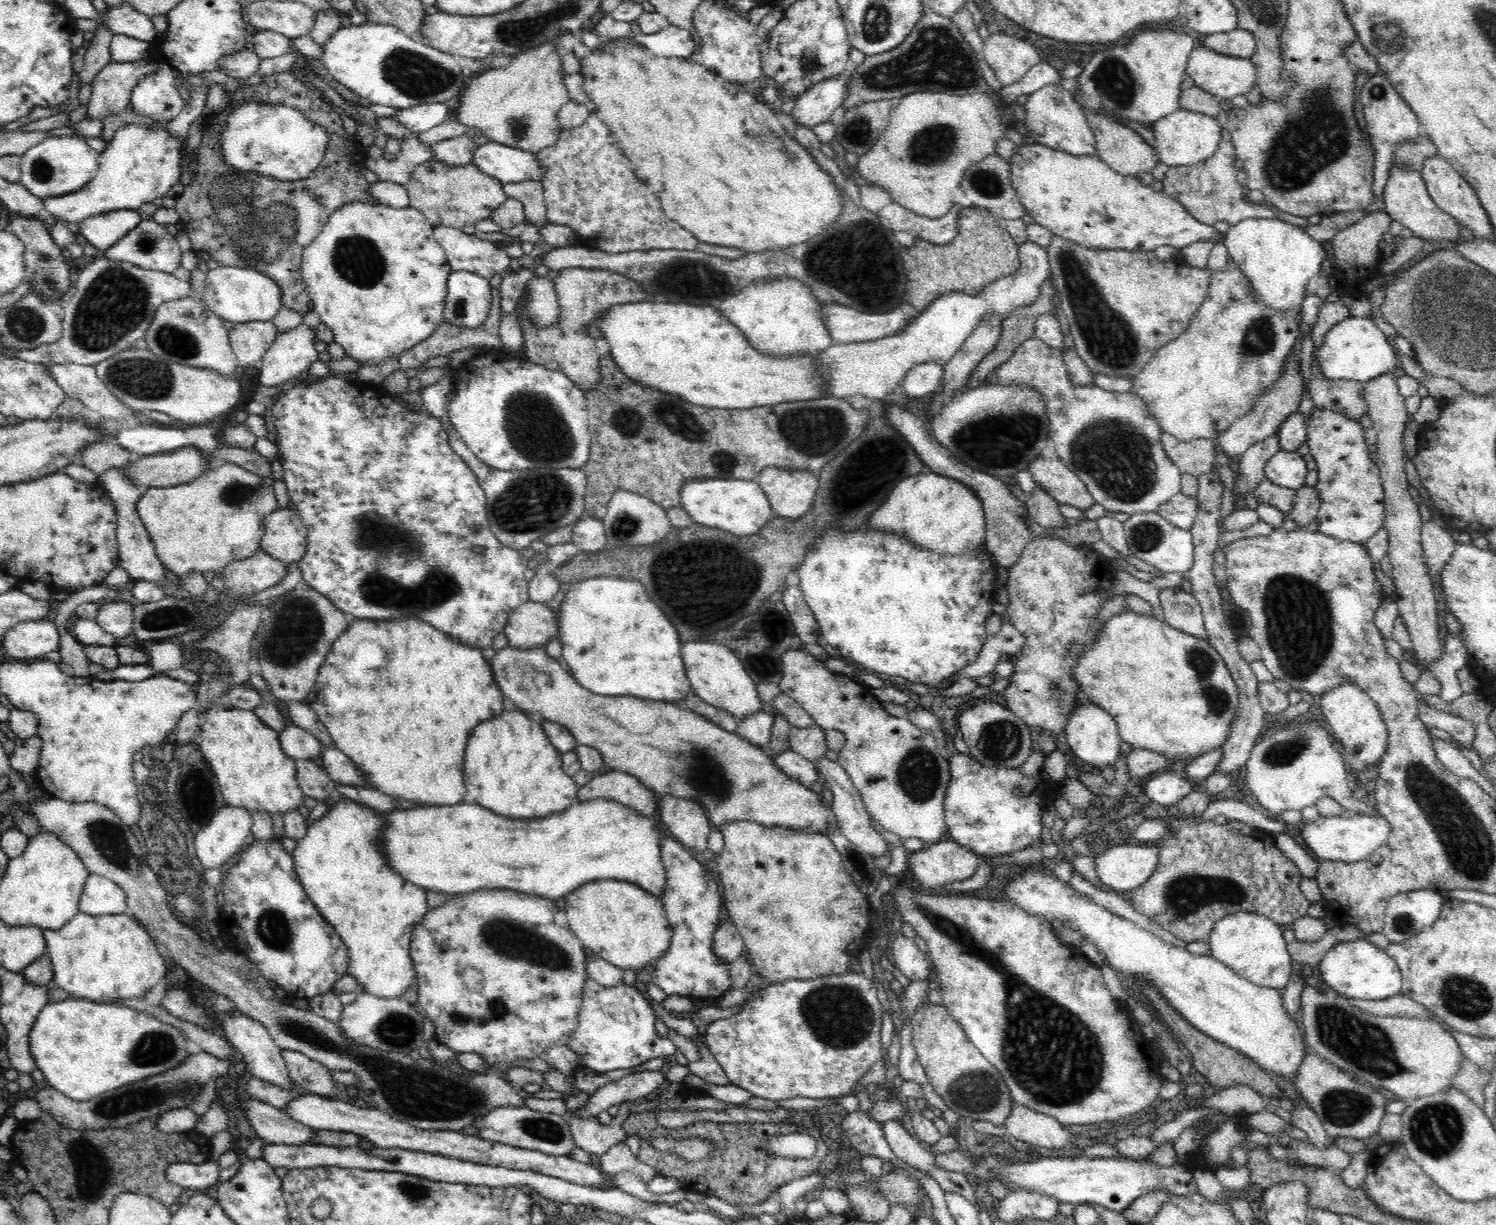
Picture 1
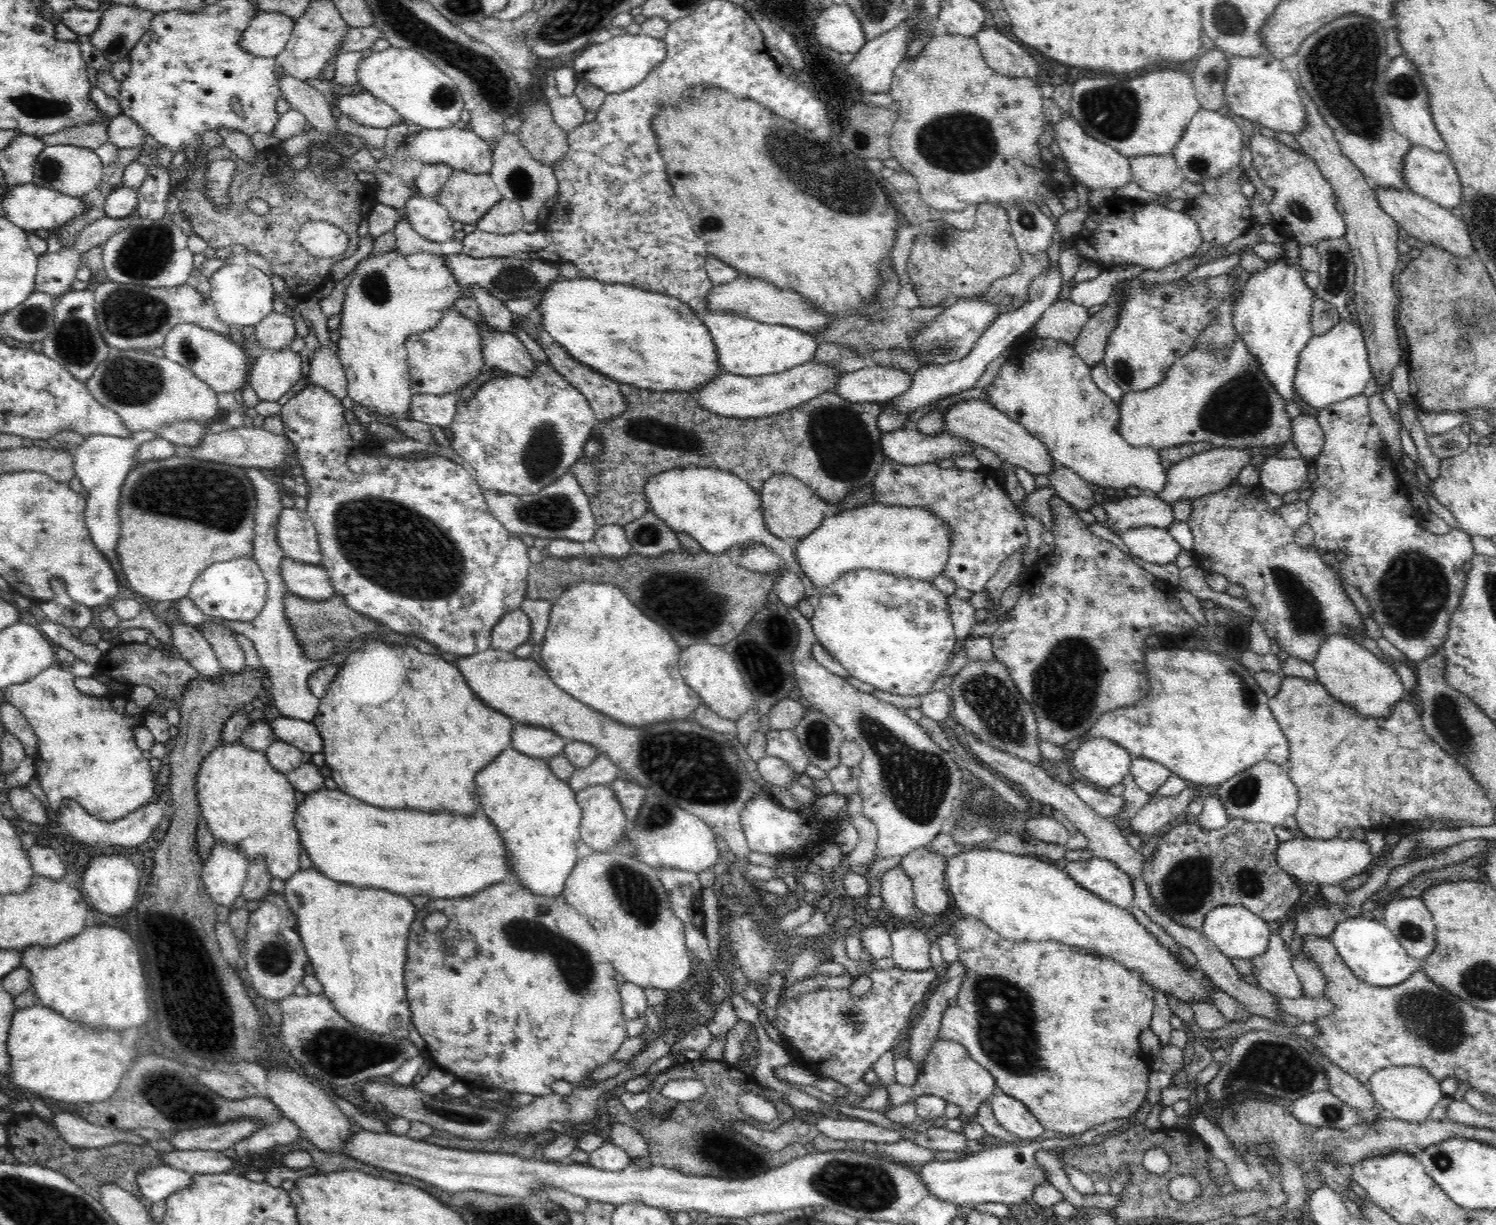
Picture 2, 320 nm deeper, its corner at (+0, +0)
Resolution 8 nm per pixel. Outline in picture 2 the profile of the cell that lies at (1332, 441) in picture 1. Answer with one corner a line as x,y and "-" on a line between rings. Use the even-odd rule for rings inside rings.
1364,393
1352,398
1345,398
1340,402
1334,402
1334,404
1331,404
1328,408
1318,411
1316,416
1325,435
1325,444
1323,450
1313,460
1313,466
1316,467
1318,476
1316,476
1316,480
1314,480
1314,483
1310,487
1314,493
1310,501
1308,501
1308,523
1315,532
1313,553
1322,557
1324,563
1332,563
1332,567
1339,571
1341,578
1357,587
1362,596
1368,600
1368,604
1370,608
1372,608
1371,612
1373,612
1373,619
1378,622
1380,630
1383,632
1383,637
1396,646
1398,650
1401,650
1410,660
1420,663
1424,658
1432,656
1432,654
1446,642
1450,618
1452,618
1452,614
1458,610
1460,600
1462,600
1461,596
1464,594
1464,590
1466,590
1467,572
1464,572
1464,564
1470,561
1475,554
1471,535
1458,528
1453,528
1446,534
1434,534
1422,526
1423,513
1410,505
1408,489
1404,485
1403,480
1395,472
1396,465
1388,455
1380,428
1375,425
1374,420
1371,418
1369,398
1366,397
-
1339,553
1348,555
1344,562
1339,562
1337,556
1334,556

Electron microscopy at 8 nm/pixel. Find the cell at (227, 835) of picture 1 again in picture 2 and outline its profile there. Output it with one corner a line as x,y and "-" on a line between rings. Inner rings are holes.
216,842
201,872
202,884
212,903
231,909
241,896
248,868
249,860
239,846

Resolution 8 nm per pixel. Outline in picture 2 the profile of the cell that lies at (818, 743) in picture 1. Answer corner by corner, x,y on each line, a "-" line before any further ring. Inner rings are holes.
770,729
765,737
767,740
766,755
781,758
792,770
798,773
803,773
806,770
809,760
793,729

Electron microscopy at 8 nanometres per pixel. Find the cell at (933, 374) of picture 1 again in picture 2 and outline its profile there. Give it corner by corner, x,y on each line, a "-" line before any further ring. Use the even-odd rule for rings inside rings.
871,364
837,378
833,392
848,402
886,403
912,384
911,375
902,369

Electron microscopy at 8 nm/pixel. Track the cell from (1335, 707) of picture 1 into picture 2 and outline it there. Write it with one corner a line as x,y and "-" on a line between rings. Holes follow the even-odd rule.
1334,633
1323,642
1313,665
1318,681
1324,685
1328,693
1337,702
1356,709
1358,715
1387,717
1391,706
1404,697
1404,684
1396,668
1342,633

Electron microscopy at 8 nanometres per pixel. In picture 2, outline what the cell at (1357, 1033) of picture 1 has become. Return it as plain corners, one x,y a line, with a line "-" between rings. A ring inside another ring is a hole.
1388,1066
1372,1074
1366,1087
1390,1117
1406,1122
1428,1120
1432,1108
1444,1096
1440,1080
1436,1080
1425,1068
1419,1066

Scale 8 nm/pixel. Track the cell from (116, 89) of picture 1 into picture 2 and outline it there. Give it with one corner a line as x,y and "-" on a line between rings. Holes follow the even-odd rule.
104,114
102,122
90,122
90,124
84,124
84,126
67,128
54,134
48,134
48,136
42,136
40,139
42,139
42,143
46,143
48,146
68,144
70,146
96,150
109,140
108,129
106,123
104,123
106,120
110,121
112,117

